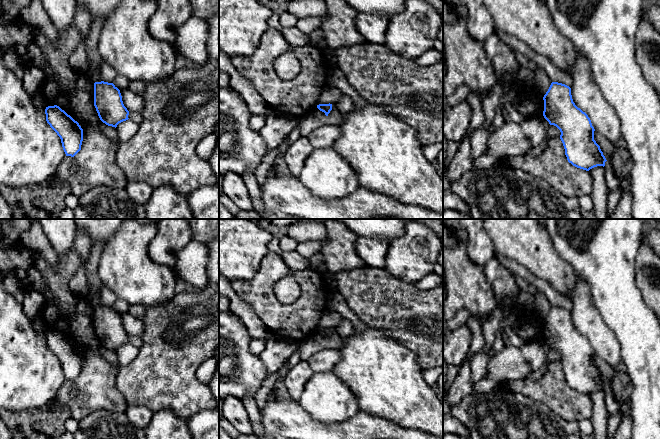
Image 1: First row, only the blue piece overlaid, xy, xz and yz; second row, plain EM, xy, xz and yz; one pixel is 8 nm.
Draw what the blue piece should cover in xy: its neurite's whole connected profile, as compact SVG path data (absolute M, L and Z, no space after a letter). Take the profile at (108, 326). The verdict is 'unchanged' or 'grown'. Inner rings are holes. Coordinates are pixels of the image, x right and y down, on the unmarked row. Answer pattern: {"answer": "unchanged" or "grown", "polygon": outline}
{"answer": "unchanged", "polygon": "M94 307L94 330L100 344L108 350L116 352L119 347L129 343L120 314L113 307Z"}

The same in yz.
{"answer": "unchanged", "polygon": "M552 306L543 324L543 340L560 354L568 386L586 395L604 391L607 384L594 364L595 353L588 339L573 326L571 312Z"}

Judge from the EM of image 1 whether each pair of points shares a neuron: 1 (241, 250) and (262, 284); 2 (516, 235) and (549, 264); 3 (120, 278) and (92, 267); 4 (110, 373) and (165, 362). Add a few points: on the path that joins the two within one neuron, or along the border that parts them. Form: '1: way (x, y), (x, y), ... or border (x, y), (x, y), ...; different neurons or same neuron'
1: border (268, 252), (251, 278), (233, 281); different neurons
2: way (524, 240), (541, 257); same neuron
3: border (103, 247), (98, 262), (98, 277), (101, 285); different neurons
4: border (118, 368), (116, 388), (123, 395); different neurons

